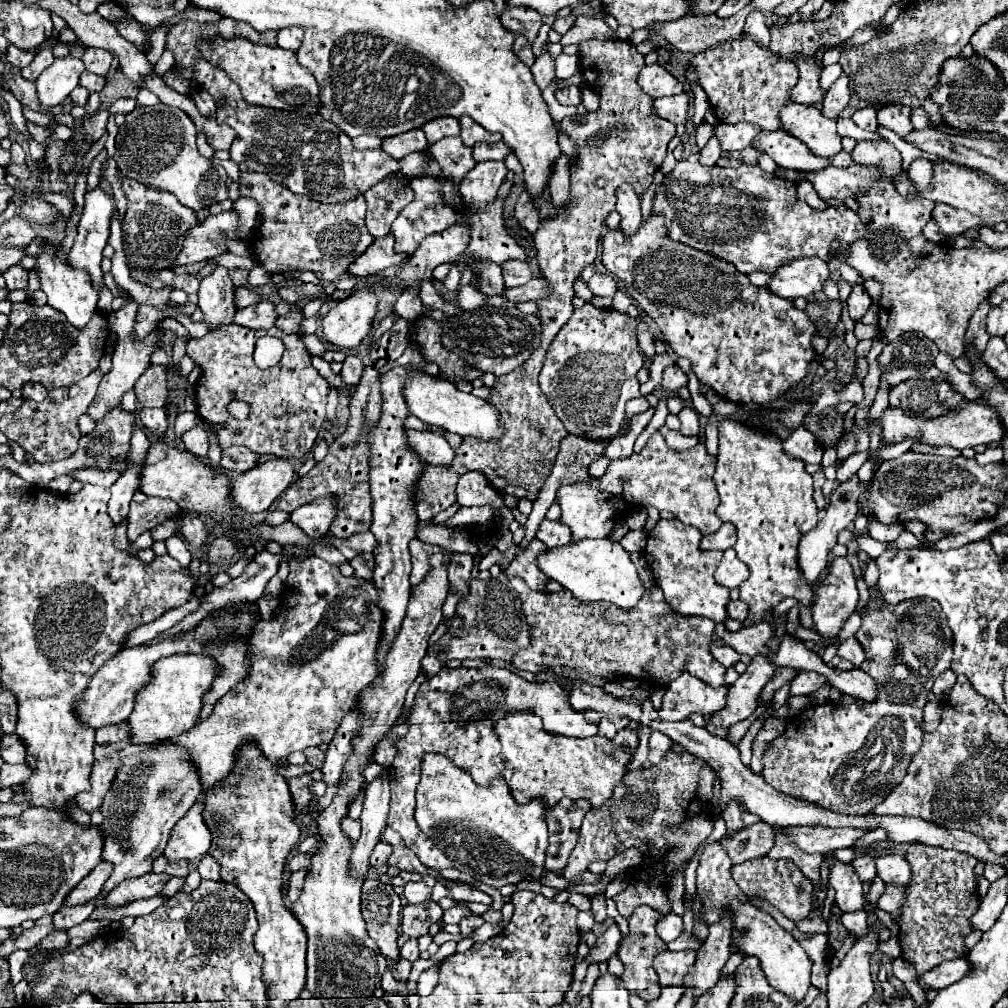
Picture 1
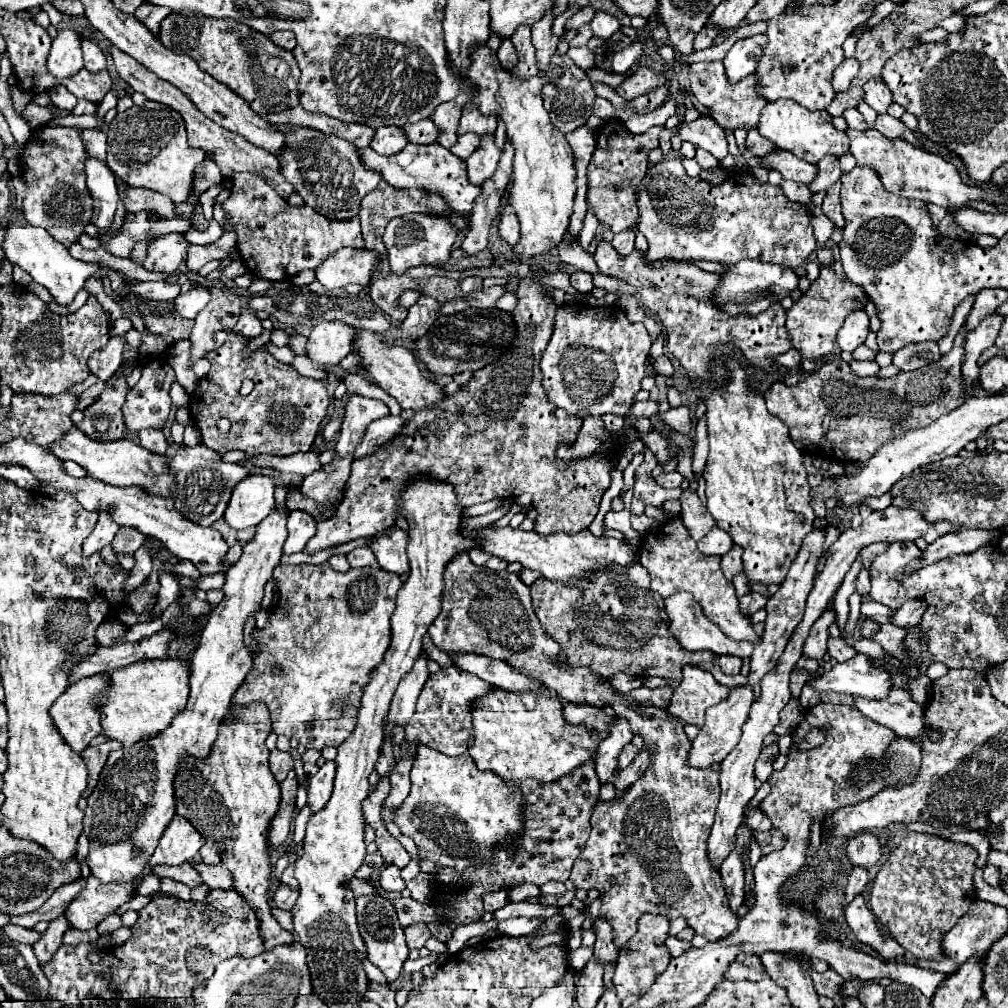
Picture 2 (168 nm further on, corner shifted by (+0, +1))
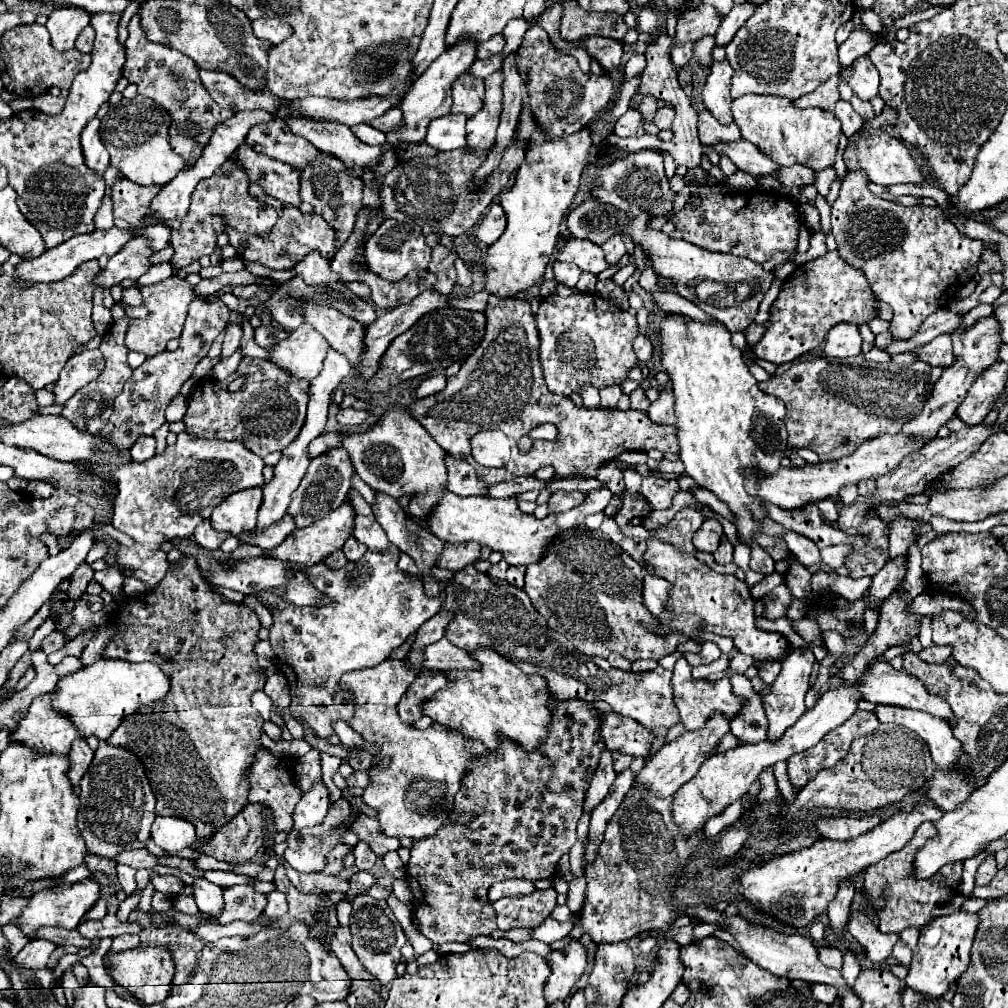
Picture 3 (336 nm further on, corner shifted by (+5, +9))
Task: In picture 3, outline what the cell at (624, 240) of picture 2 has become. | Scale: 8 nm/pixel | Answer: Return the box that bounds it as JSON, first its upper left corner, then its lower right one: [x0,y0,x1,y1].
[602,235,626,263]

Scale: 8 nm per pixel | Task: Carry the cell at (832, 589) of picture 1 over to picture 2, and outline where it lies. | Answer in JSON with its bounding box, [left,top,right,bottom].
[803,611,835,661]

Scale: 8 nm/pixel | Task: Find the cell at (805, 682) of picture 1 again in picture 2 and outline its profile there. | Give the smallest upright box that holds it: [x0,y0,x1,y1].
[809,653,891,699]

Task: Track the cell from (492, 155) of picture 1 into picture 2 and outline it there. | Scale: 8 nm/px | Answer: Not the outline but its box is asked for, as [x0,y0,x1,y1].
[449,133,479,161]

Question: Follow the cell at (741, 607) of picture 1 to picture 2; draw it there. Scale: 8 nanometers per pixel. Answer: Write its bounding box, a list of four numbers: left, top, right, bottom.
[741,593,767,613]

